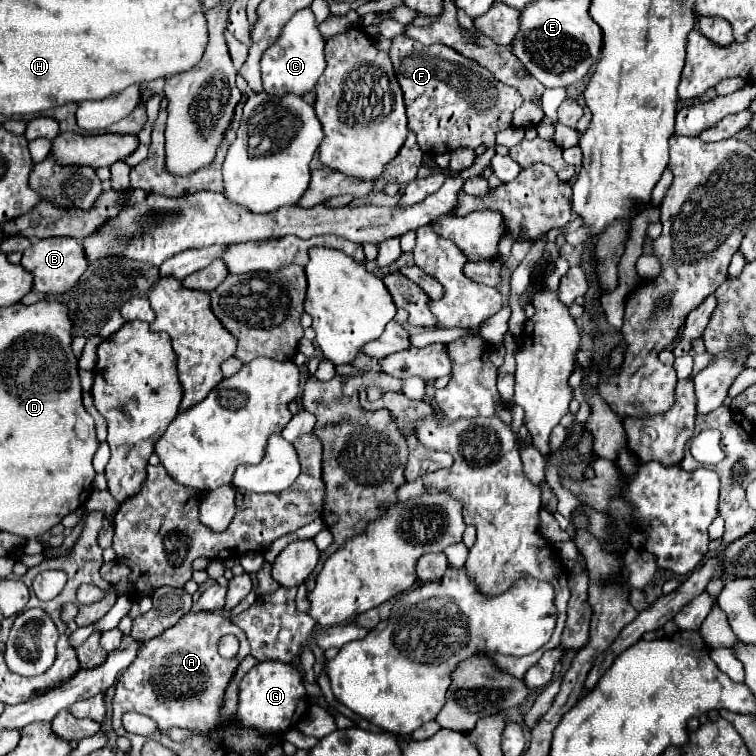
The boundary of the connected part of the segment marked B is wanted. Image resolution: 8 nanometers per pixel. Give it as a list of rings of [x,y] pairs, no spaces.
[[[56,237],[56,239],[38,239],[30,245],[30,249],[22,255],[22,267],[34,275],[34,289],[48,295],[64,293],[76,285],[80,275],[88,269],[86,253],[82,249],[82,243],[70,237]]]

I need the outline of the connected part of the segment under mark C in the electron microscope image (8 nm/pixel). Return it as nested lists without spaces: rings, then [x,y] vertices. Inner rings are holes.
[[[300,9],[298,13],[294,13],[294,17],[286,23],[286,29],[282,29],[282,37],[278,37],[278,41],[262,55],[260,67],[266,93],[282,95],[290,91],[302,95],[304,91],[314,89],[318,77],[326,67],[326,61],[324,61],[324,37],[318,31],[312,9]]]

